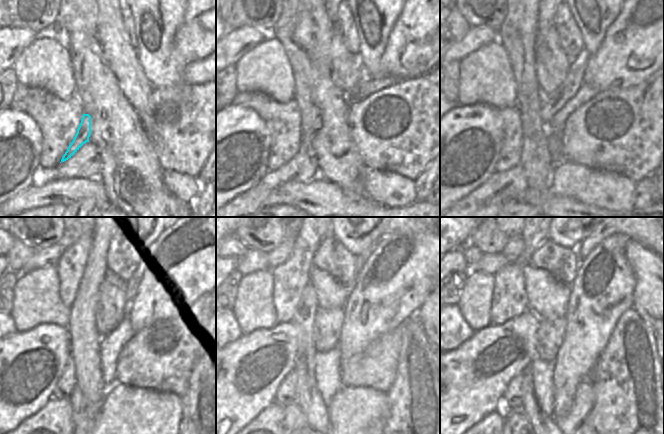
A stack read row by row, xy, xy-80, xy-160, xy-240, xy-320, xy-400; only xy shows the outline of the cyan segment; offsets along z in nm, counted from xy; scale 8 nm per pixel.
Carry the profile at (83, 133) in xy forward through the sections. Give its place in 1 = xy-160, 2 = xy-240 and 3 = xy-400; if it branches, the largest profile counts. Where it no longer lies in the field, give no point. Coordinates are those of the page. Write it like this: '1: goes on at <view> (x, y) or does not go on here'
1: goes on at xy-160 (552, 103)
2: goes on at xy-240 (131, 288)
3: goes on at xy-400 (643, 237)

